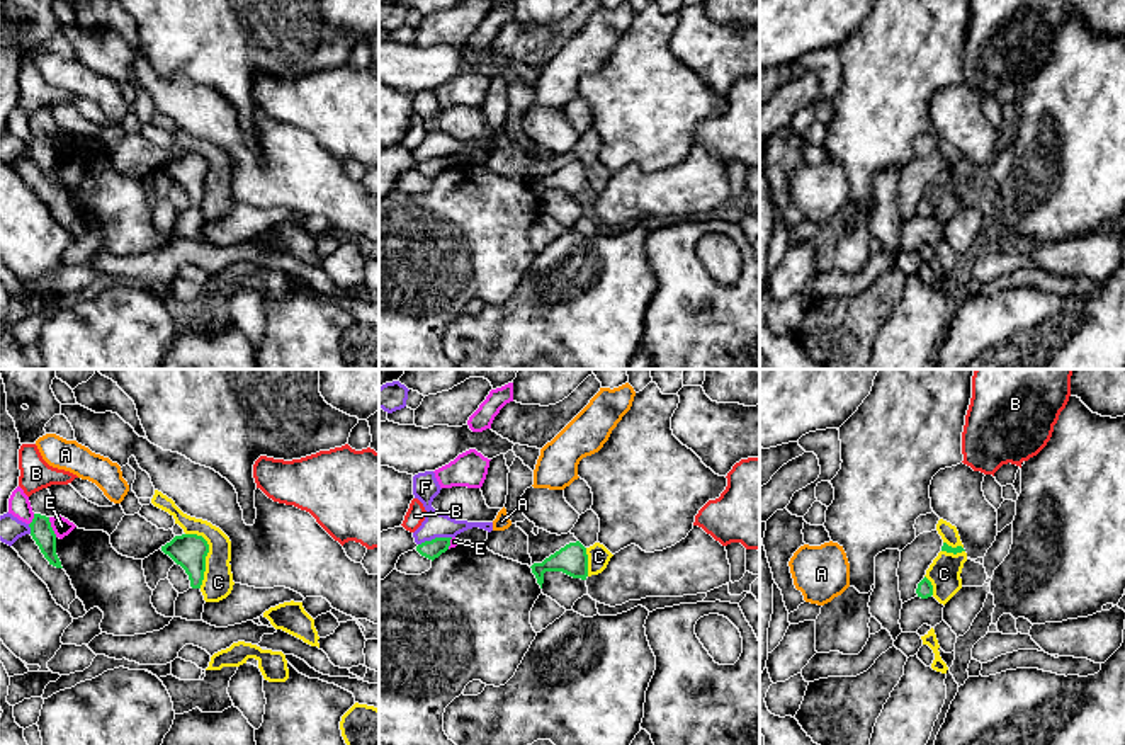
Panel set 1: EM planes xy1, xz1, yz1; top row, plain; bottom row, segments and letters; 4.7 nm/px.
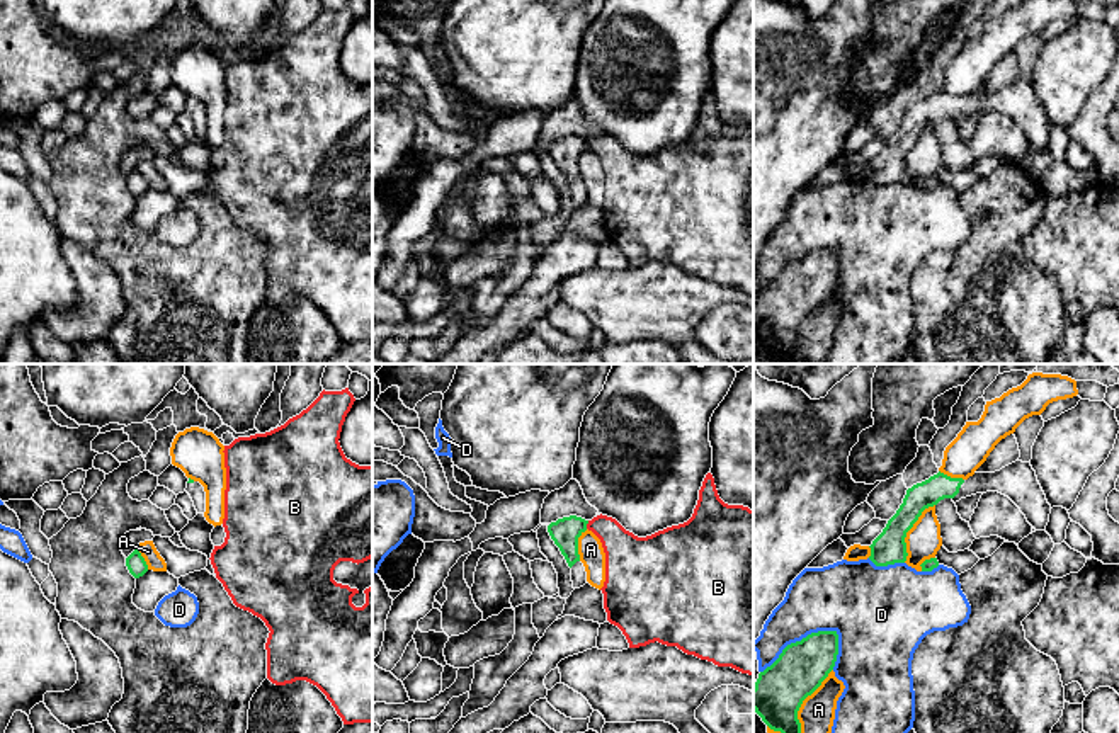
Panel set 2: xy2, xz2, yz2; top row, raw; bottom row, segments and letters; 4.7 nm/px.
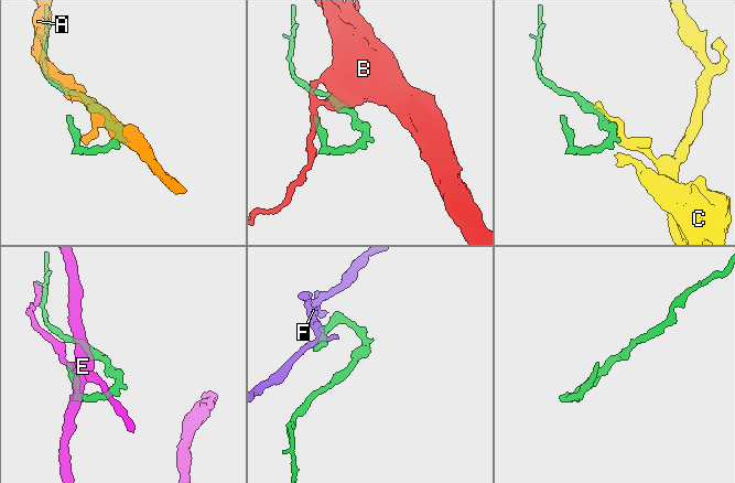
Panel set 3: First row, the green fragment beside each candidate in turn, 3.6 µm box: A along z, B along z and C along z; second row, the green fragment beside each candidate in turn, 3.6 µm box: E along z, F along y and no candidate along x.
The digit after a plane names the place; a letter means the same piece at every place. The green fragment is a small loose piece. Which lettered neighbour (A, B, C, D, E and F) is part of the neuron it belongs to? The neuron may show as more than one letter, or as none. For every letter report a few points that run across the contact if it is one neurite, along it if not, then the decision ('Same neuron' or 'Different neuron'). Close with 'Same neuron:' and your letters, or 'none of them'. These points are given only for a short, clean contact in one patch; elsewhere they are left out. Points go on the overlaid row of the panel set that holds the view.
A: Different neuron
B: Different neuron
C: Line: xy1 (186, 533), (196, 533), (208, 545), (206, 570), (199, 587). Different neuron
D: Different neuron
E: Different neuron
F: Line: xz1 (451, 536), (435, 536), (418, 545). Different neuron
Same neuron: none of them

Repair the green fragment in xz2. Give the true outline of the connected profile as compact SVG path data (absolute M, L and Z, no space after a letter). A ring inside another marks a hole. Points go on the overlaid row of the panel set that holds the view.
M570 515L548 526L551 539L560 548L568 566L571 568L573 588L580 588L587 583L587 571L578 554L578 537L587 531L587 524L588 520Z

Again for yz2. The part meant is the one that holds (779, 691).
M837 631L811 633L787 645L779 658L758 673L753 711L774 731L801 733L798 711L833 670L837 655Z

